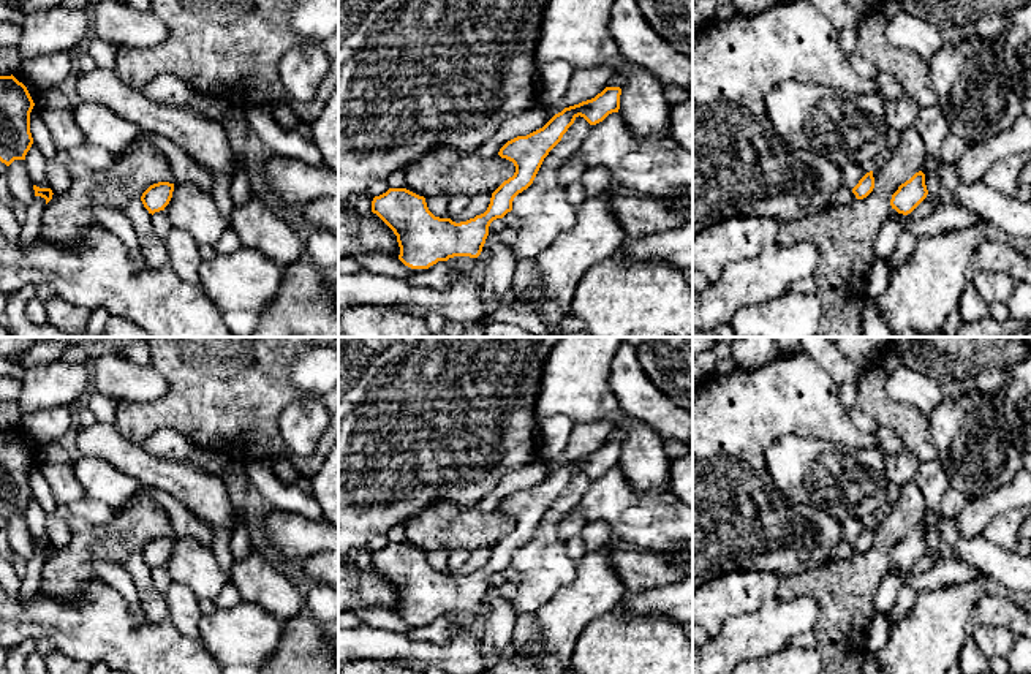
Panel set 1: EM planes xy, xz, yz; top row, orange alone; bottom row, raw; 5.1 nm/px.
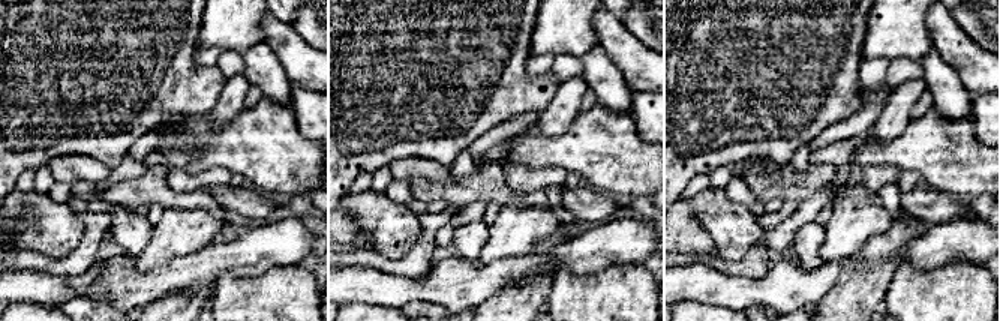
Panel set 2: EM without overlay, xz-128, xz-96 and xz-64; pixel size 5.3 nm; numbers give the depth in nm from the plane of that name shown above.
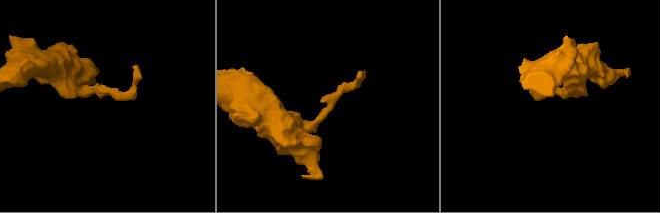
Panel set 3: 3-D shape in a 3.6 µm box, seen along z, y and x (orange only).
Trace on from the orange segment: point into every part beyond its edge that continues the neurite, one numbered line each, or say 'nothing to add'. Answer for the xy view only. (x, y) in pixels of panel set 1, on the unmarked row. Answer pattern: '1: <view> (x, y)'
nothing to add

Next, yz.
nothing to add

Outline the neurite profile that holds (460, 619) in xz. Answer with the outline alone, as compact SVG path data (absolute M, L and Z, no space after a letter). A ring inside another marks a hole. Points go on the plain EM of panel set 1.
M454 611L448 614L454 630L471 630L474 615L476 612L470 611Z

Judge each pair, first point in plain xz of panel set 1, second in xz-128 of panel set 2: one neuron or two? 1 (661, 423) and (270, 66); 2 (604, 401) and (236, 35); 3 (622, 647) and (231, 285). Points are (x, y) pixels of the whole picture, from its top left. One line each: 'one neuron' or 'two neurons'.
1: two neurons
2: one neuron
3: one neuron

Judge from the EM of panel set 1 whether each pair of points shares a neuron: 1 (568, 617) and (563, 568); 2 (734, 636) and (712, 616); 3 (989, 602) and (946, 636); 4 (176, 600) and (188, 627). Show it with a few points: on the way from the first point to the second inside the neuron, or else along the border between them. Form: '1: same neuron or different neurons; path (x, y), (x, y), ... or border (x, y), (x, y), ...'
1: different neurons; border (576, 565), (573, 581), (562, 586), (538, 609)
2: different neurons; border (756, 609), (732, 616), (710, 638)
3: different neurons; border (990, 587), (976, 602), (971, 622)
4: same neuron; path (182, 606), (187, 620)

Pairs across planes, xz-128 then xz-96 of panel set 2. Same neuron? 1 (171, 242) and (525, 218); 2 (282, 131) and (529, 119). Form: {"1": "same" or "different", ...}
{"1": "same", "2": "different"}

